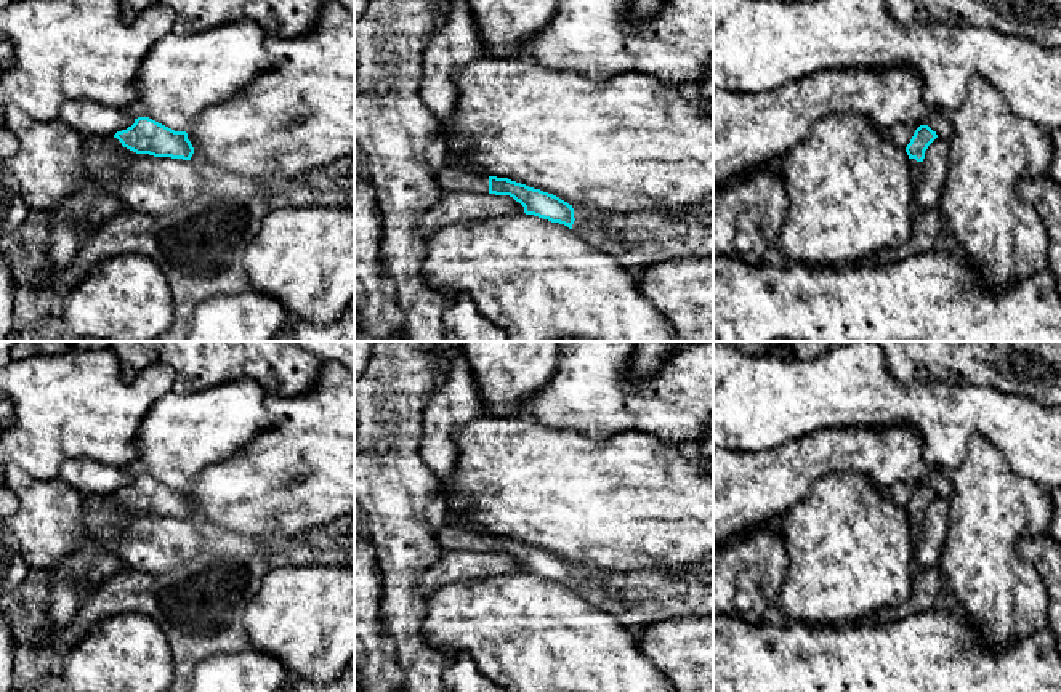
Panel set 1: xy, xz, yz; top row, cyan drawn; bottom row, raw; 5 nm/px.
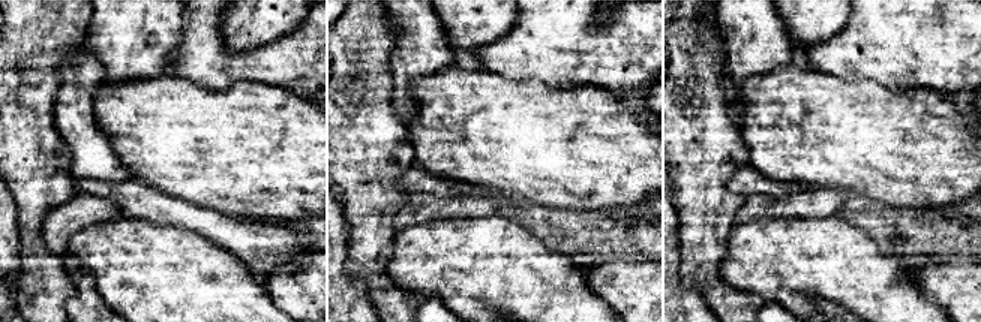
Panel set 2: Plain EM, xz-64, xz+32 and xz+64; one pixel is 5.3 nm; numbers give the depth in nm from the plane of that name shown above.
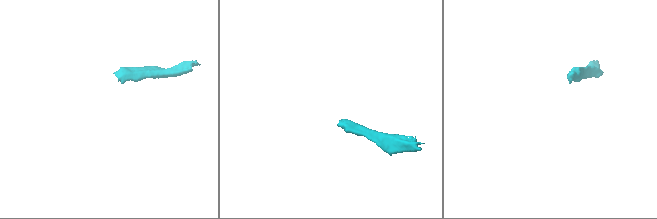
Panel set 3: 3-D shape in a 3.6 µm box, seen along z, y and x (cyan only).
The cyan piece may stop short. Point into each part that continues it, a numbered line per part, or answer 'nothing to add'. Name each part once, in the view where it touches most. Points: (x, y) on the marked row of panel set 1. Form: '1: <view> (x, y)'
1: xz (449, 178)

